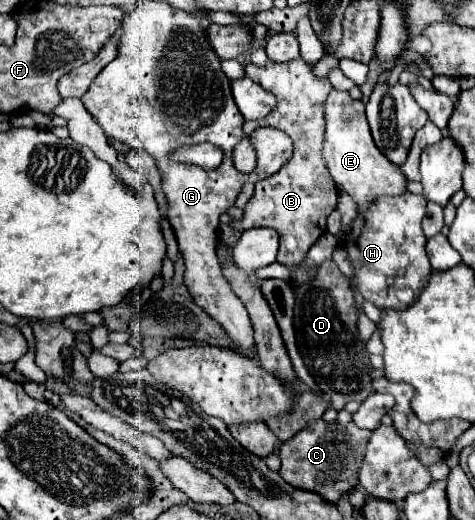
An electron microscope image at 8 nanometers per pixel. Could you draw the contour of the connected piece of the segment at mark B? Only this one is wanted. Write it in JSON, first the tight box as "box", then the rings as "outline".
{"box":[233,58,339,286],"outline":[[[295,58],[287,64],[267,64],[263,68],[247,64],[245,70],[251,80],[261,82],[265,90],[271,90],[277,96],[277,108],[261,122],[245,122],[243,130],[253,132],[259,126],[283,130],[293,138],[295,150],[293,158],[277,174],[255,184],[255,194],[245,206],[243,220],[233,222],[233,226],[237,230],[249,230],[257,226],[275,228],[281,236],[277,262],[291,270],[297,270],[295,286],[299,286],[301,282],[311,282],[313,278],[317,278],[317,266],[305,266],[303,260],[309,248],[327,230],[327,216],[335,210],[339,198],[337,186],[325,166],[325,160],[321,158],[325,134],[325,98],[329,96],[333,86],[329,80],[315,78],[311,66],[301,58]]]}

